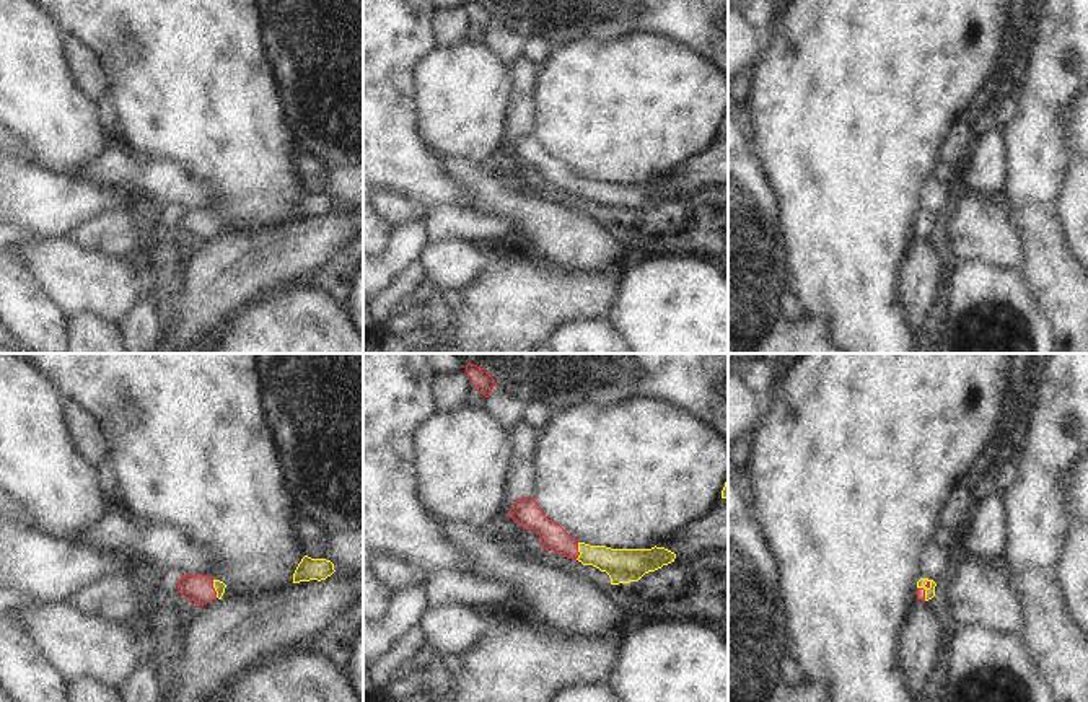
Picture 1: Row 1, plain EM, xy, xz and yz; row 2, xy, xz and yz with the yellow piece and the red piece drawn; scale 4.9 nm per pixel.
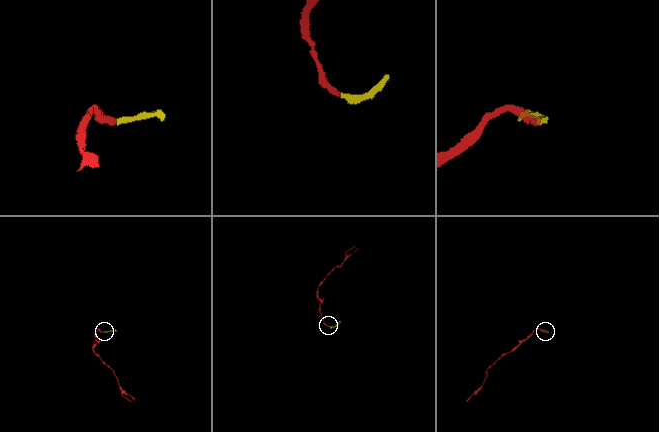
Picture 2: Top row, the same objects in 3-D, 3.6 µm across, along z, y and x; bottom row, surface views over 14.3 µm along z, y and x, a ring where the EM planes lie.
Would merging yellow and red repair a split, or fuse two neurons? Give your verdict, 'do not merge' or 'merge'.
merge

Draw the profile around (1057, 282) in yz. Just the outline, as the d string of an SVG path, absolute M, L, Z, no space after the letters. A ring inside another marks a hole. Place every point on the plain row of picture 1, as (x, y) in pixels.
M1013 207L1031 296L1054 326L1054 353L1088 353L1088 272L1073 257L1054 207Z

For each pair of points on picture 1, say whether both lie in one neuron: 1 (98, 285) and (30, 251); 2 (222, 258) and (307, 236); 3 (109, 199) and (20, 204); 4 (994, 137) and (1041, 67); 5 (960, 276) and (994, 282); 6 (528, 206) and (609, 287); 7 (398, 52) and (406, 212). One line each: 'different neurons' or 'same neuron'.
1: same neuron
2: same neuron
3: same neuron
4: different neurons
5: same neuron
6: different neurons
7: different neurons

